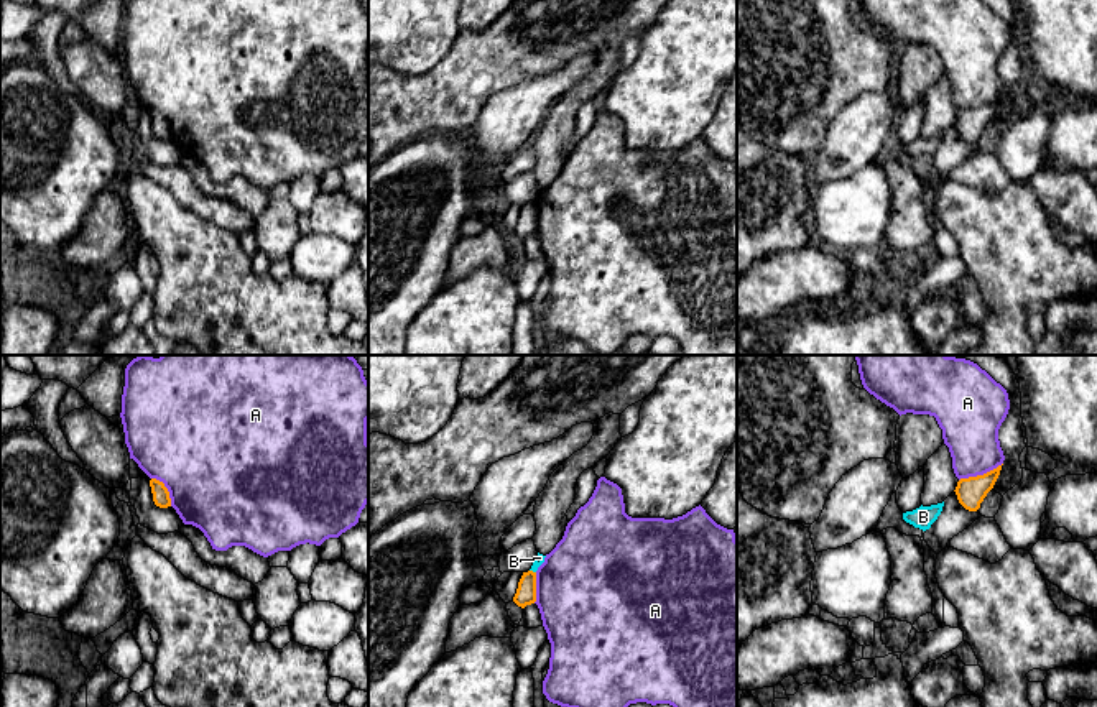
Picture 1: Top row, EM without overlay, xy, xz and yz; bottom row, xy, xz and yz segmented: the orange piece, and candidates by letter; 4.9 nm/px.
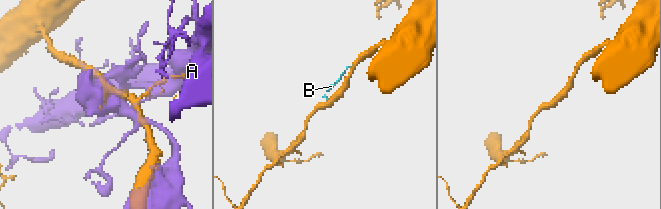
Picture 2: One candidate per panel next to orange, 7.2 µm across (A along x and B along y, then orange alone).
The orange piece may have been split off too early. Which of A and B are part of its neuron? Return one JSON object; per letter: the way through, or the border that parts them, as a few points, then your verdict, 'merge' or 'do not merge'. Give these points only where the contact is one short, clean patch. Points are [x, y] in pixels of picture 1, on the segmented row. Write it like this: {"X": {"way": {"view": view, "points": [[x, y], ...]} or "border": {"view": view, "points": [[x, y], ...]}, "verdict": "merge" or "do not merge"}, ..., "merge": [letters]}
{"A": {"verdict": "do not merge"}, "B": {"border": {"view": "xz", "points": [[530, 569], [535, 572]]}, "verdict": "do not merge"}, "merge": []}

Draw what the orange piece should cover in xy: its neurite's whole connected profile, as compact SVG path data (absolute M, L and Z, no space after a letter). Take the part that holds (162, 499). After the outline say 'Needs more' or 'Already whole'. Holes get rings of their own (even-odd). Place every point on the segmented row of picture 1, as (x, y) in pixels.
M151 478L150 480L150 487L151 487L151 493L153 493L153 501L156 506L160 508L168 508L171 506L171 498L169 498L169 492L164 487L163 482Z. Already whole

